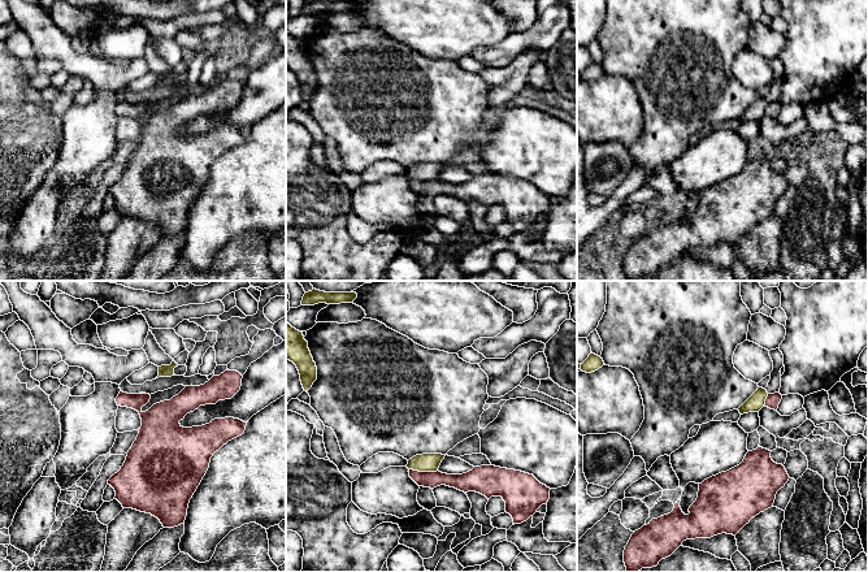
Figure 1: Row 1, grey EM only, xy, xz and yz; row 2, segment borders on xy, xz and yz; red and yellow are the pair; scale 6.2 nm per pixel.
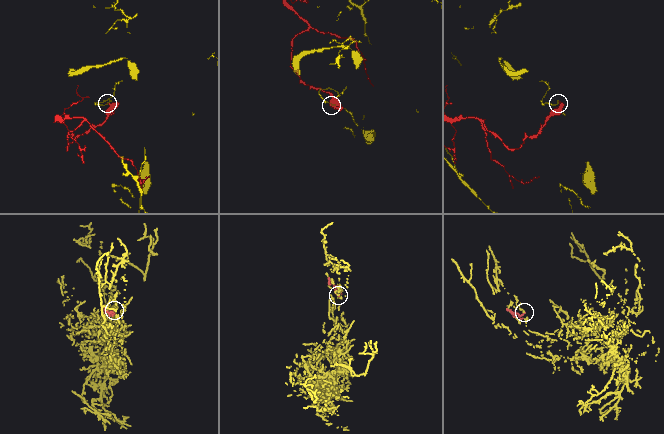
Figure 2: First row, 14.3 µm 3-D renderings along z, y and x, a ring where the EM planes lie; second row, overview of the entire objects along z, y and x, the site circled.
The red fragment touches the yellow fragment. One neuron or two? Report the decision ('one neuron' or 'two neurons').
two neurons

